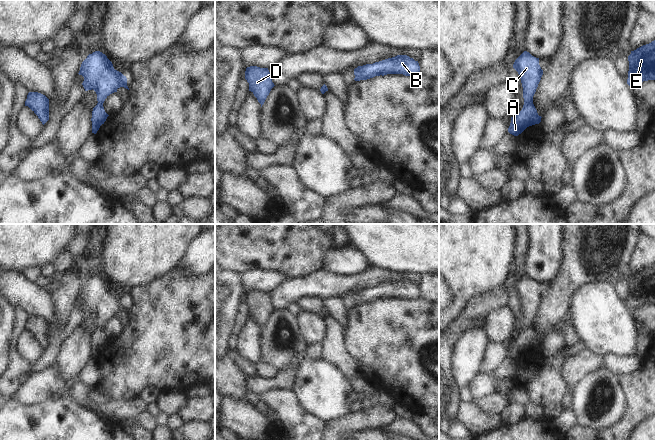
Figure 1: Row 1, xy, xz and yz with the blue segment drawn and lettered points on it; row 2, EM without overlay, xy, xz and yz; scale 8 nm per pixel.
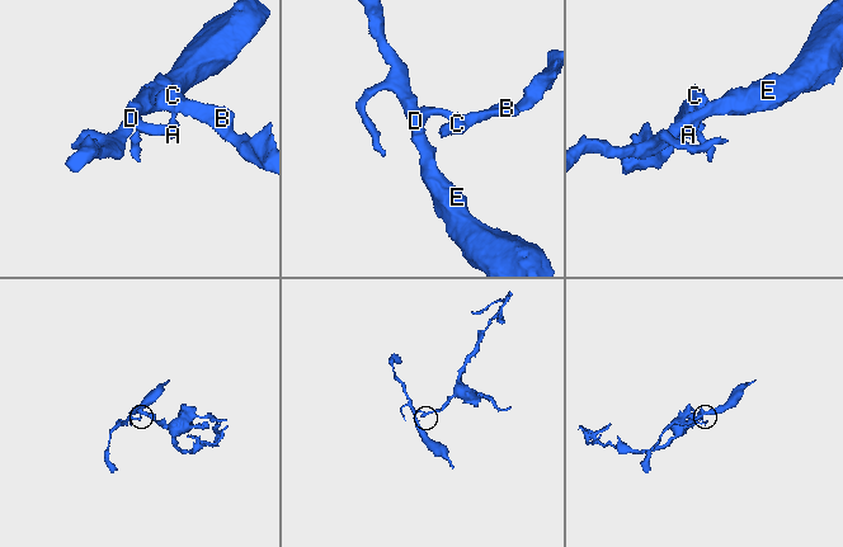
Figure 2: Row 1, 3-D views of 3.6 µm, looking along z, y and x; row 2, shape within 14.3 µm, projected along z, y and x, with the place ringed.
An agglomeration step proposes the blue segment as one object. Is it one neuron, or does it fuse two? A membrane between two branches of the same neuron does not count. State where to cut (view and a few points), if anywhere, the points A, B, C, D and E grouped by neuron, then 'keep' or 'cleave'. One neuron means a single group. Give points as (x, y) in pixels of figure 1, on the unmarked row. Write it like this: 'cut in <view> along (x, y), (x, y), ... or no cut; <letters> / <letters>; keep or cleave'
cut in yz along (532, 326), (524, 328); A D E / B C; cleave

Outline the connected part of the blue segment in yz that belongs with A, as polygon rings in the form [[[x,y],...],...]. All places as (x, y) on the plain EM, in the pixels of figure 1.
[[[533,327],[523,329],[522,334],[516,340],[511,341],[508,356],[514,360],[521,358],[527,351],[539,348],[541,340],[538,339]]]

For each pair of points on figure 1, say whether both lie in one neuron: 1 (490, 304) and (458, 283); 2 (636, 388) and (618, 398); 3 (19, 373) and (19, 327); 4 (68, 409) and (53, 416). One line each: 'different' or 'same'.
1: different
2: different
3: same
4: same

